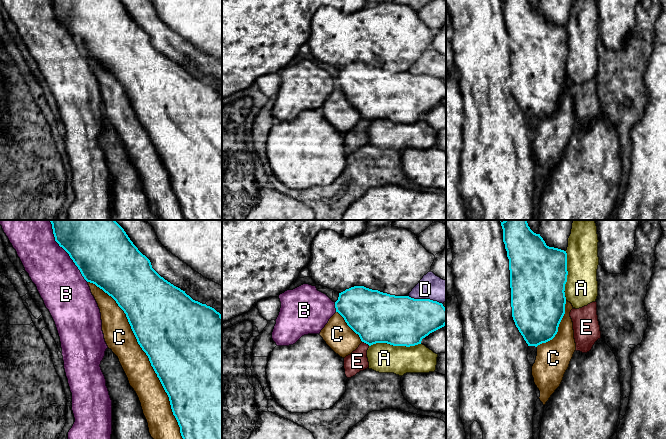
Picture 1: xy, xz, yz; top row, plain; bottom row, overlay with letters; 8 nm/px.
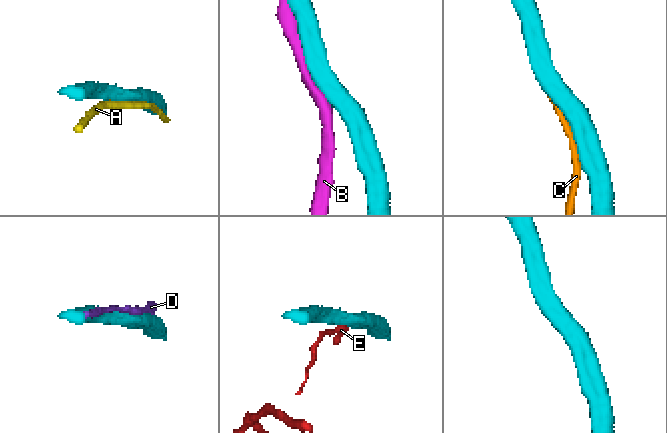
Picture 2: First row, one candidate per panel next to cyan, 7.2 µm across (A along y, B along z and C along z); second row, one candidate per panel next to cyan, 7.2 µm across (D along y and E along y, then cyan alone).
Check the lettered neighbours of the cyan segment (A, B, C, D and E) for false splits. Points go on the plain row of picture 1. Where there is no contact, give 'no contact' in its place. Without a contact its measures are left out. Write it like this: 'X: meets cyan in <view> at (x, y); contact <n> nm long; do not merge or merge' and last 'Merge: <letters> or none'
A: meets cyan in xz at (394, 121); contact 420 nm long; do not merge
B: meets cyan in xy at (67, 28); contact 550 nm long; do not merge
C: meets cyan in xy at (149, 135); contact 1500 nm long; do not merge
D: meets cyan in xz at (425, 75); contact 280 nm long; do not merge
E: meets cyan in xz at (366, 119); contact 70 nm long; do not merge
Merge: none

